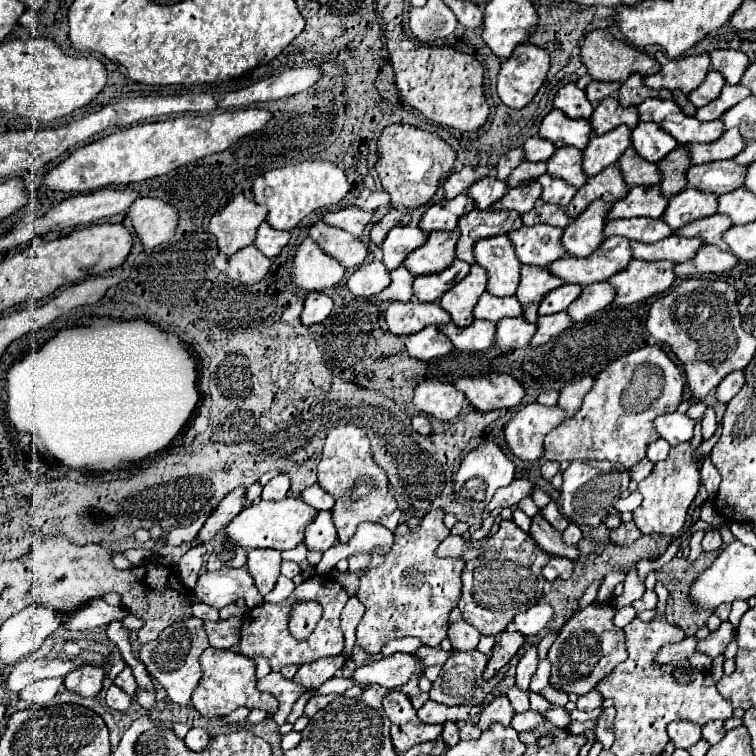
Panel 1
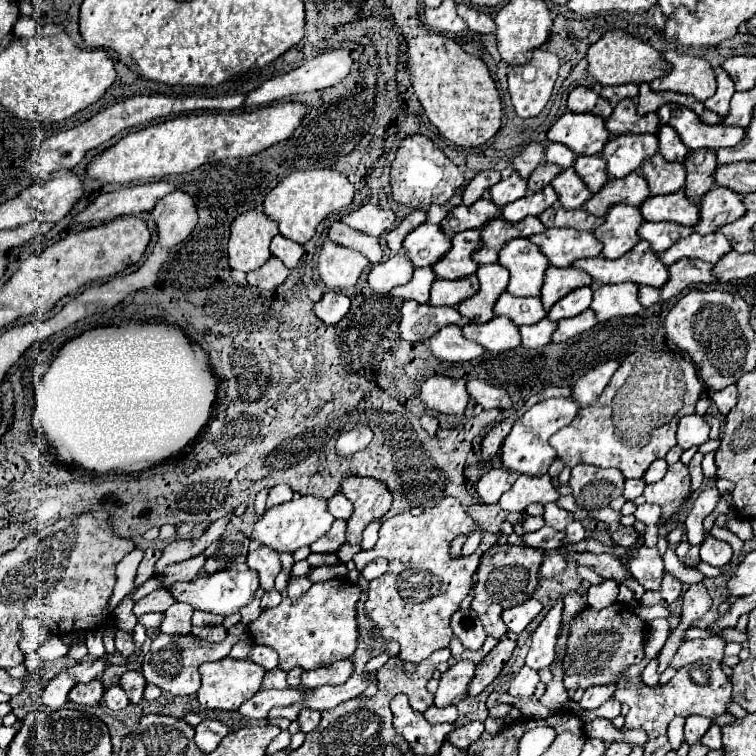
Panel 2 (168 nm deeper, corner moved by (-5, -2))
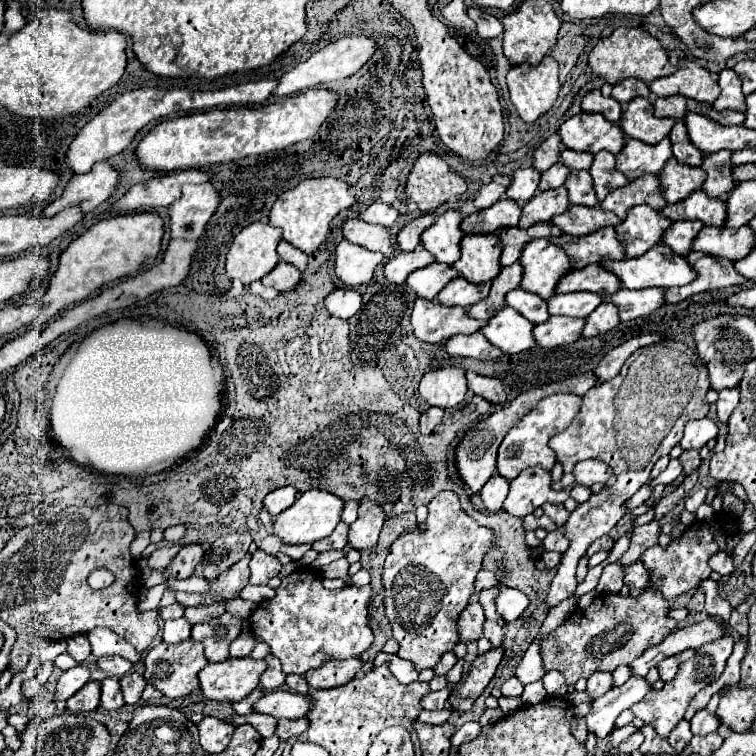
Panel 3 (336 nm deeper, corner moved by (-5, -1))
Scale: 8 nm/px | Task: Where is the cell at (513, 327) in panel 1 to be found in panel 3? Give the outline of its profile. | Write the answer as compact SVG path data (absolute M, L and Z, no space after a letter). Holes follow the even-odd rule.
M550 316L546 322L536 324L532 328L532 336L536 338L538 346L554 348L562 344L570 344L580 338L580 328L584 326L584 320L566 318L566 316Z

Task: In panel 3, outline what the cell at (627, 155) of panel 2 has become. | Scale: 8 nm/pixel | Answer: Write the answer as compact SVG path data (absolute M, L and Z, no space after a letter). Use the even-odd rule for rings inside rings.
M630 138L616 156L616 170L628 178L658 174L670 156L672 156L672 144L668 138L664 138L654 146Z

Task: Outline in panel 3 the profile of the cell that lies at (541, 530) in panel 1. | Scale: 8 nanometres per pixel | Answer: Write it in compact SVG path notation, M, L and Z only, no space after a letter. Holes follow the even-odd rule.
M642 562L624 566L624 584L628 588L648 588L648 570Z

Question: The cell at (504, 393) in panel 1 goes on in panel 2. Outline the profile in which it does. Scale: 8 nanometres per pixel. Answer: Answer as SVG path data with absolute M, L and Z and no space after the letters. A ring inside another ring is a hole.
M470 379L466 383L466 389L468 389L470 397L478 405L482 405L484 409L510 409L512 407L512 401L510 401L508 393L498 385L490 385L488 381Z

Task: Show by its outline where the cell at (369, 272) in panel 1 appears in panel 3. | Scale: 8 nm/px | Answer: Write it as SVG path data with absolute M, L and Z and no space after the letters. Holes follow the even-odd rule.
M418 246L414 252L398 252L384 264L384 278L396 286L402 286L406 276L418 268L432 264L432 254Z

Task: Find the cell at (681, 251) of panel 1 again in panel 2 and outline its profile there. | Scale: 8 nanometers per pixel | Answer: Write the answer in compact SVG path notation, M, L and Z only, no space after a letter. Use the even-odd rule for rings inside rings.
M692 233L690 237L680 239L676 245L672 245L668 251L660 253L660 259L666 265L674 265L682 257L716 263L720 261L720 257L724 257L724 253L730 253L730 251L732 251L732 245L722 233L712 233L704 237L700 237L698 233Z

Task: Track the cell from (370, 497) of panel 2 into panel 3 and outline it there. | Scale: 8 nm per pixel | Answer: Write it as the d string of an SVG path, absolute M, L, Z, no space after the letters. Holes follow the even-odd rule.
M362 498L360 508L358 508L358 520L352 522L348 530L348 544L356 550L376 546L384 518L386 514L378 502L370 498Z

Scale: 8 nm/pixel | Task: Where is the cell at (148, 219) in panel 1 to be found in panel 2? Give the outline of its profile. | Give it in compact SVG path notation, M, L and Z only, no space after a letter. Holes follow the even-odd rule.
M174 191L158 201L152 209L152 217L158 225L158 241L164 247L182 243L196 227L198 213L194 197L184 191Z

